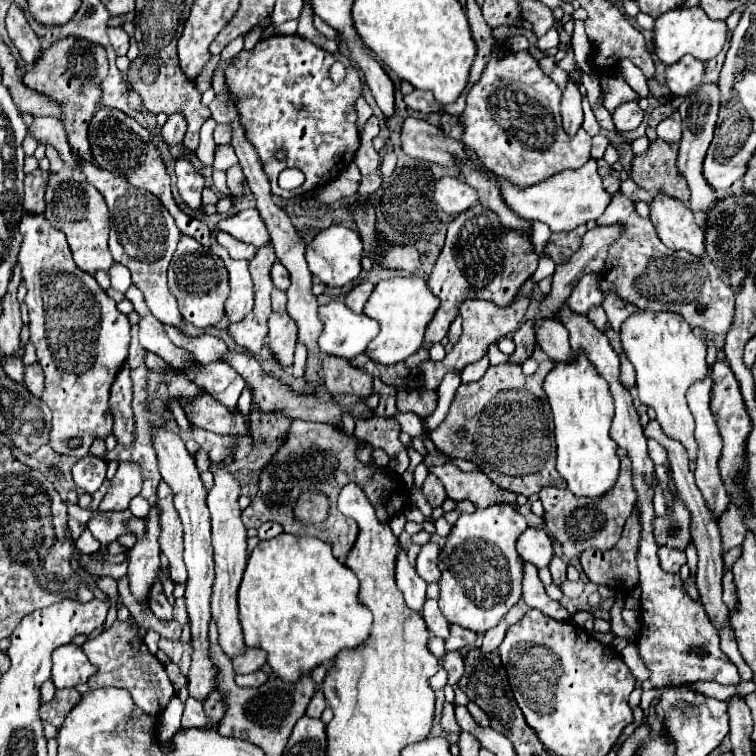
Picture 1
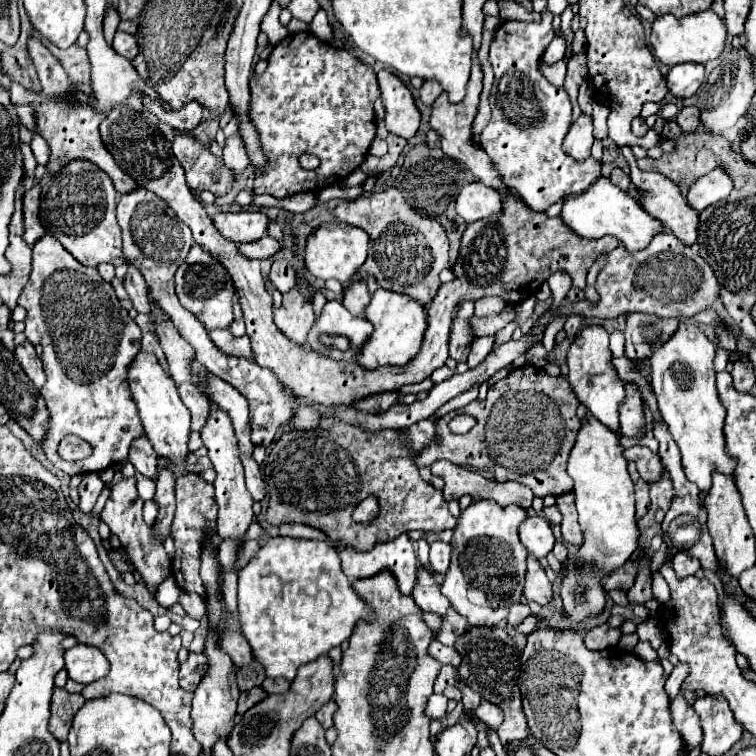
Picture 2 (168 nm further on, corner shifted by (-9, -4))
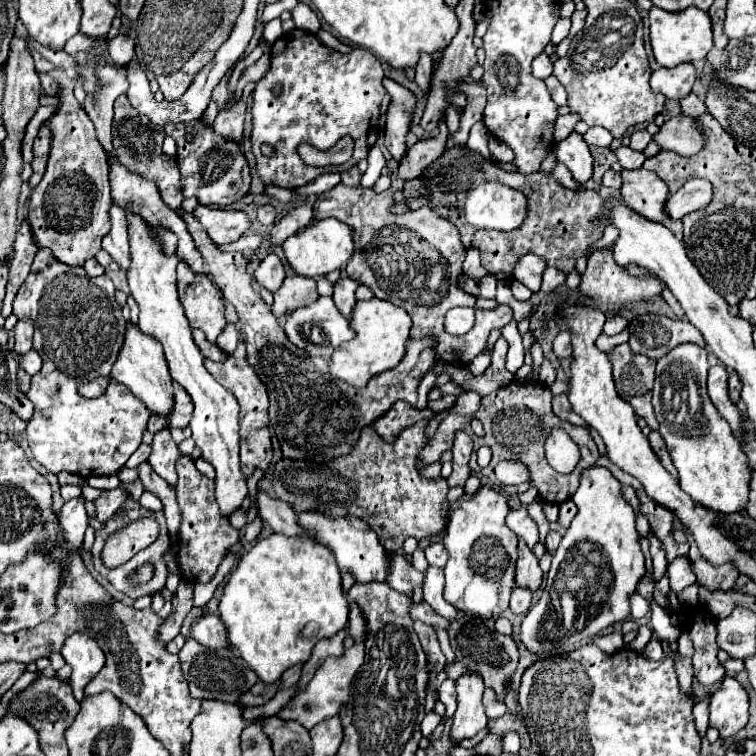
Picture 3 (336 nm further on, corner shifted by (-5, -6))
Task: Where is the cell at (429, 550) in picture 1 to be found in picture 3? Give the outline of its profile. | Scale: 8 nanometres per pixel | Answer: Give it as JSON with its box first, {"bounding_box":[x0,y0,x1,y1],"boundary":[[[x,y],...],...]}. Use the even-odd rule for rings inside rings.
{"bounding_box":[426,544,448,568],"boundary":[[[432,544],[426,548],[426,560],[432,564],[432,566],[438,566],[438,568],[444,568],[446,560],[448,560],[448,554],[446,554],[446,548],[442,544]]]}

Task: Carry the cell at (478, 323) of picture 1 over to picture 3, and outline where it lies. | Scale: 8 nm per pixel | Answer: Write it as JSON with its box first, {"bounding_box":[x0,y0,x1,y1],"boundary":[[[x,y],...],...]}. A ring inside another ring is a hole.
{"bounding_box":[478,278,498,300],"boundary":[[[484,278],[482,282],[480,282],[480,294],[478,294],[478,298],[490,298],[490,300],[494,300],[496,298],[496,284],[498,284],[498,280],[496,278]]]}

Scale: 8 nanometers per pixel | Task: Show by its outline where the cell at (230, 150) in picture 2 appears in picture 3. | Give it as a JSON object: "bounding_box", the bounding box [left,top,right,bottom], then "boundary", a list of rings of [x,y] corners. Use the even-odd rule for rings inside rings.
{"bounding_box":[214,102,246,142],"boundary":[[[246,102],[236,104],[232,110],[220,110],[218,118],[214,120],[214,132],[218,136],[224,136],[228,140],[240,142],[242,140],[242,126],[244,126],[244,114],[246,114]]]}

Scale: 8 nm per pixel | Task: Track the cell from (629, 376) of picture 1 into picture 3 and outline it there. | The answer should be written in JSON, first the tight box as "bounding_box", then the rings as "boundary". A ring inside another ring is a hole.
{"bounding_box":[604,316,628,336],"boundary":[[[612,316],[606,320],[604,324],[604,334],[606,336],[614,336],[614,334],[620,334],[622,330],[628,328],[628,320],[622,318],[622,316]]]}

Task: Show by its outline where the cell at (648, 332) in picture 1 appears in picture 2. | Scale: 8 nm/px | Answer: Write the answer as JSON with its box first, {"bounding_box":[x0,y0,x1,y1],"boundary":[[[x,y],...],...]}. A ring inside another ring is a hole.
{"bounding_box":[650,324,736,492],"boundary":[[[680,324],[678,332],[664,344],[654,348],[650,358],[652,388],[658,398],[658,408],[668,424],[668,430],[682,454],[684,474],[700,492],[712,488],[712,472],[732,476],[736,462],[724,452],[724,406],[714,384],[716,346],[698,326]]]}

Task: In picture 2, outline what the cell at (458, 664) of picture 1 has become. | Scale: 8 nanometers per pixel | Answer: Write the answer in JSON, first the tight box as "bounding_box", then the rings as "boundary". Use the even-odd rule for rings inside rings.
{"bounding_box":[428,640,460,668],"boundary":[[[434,640],[434,642],[428,646],[428,654],[432,654],[432,658],[438,660],[440,664],[452,664],[454,668],[460,666],[460,656],[458,656],[458,652],[456,652],[454,648],[444,646],[444,644],[438,642],[438,640]]]}

